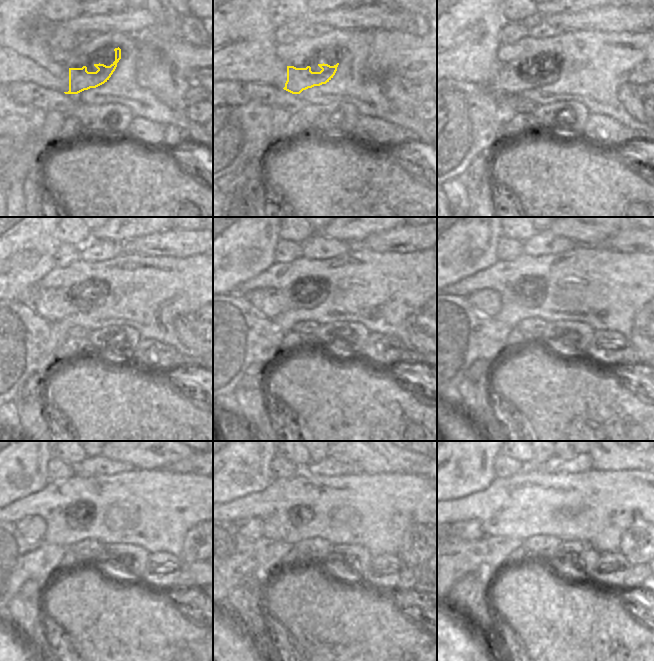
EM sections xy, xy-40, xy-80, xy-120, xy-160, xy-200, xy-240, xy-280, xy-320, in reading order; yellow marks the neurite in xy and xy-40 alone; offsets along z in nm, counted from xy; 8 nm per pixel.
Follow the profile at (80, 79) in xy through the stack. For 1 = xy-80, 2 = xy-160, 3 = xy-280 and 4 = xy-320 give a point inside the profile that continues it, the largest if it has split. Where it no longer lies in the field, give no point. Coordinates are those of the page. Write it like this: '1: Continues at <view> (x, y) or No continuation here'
1: Continues at xy-80 (512, 79)
2: Continues at xy-160 (270, 302)
3: Continues at xy-280 (250, 528)
4: Continues at xy-320 (468, 529)

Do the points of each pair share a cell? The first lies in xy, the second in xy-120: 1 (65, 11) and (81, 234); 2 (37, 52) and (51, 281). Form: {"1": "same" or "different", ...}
{"1": "same", "2": "different"}

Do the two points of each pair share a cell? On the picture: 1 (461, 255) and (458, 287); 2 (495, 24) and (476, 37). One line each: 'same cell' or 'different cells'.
1: different cells
2: same cell

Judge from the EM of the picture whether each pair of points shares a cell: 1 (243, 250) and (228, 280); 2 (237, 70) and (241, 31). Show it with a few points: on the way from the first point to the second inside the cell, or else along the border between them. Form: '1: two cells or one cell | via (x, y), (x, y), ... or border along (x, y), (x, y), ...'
1: one cell | via (236, 257), (228, 265), (228, 273)
2: one cell | via (237, 60), (237, 53), (249, 41)

